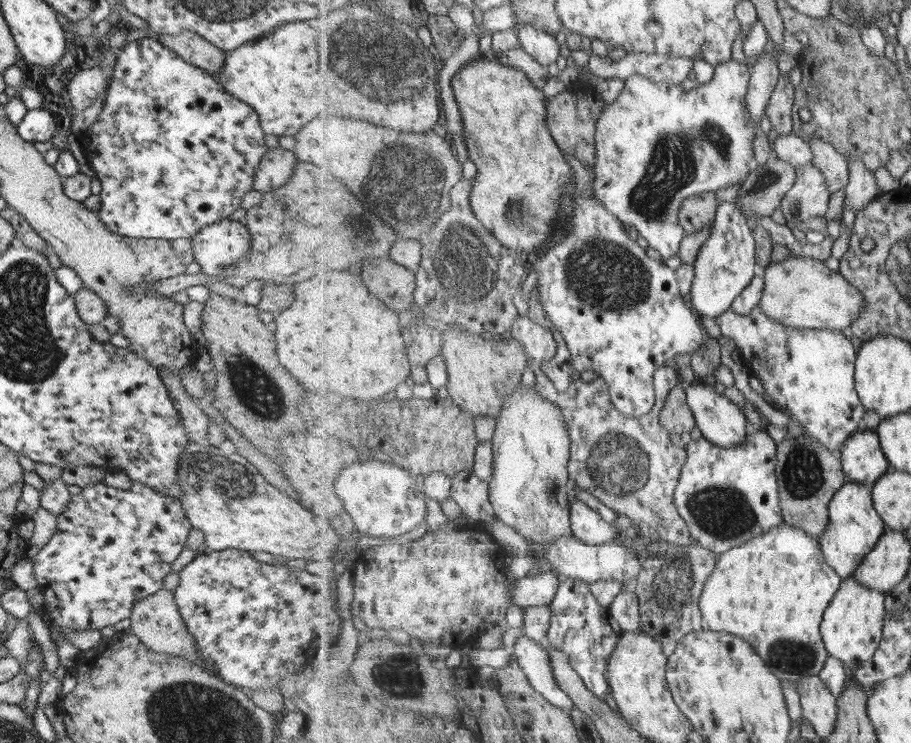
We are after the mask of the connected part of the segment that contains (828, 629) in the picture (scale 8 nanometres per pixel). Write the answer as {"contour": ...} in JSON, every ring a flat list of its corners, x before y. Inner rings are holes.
{"contour":[[853,577,845,579,827,607,822,622,822,637,829,656,839,658,853,670,858,669,878,652,885,618,886,594,883,591,865,586]]}

